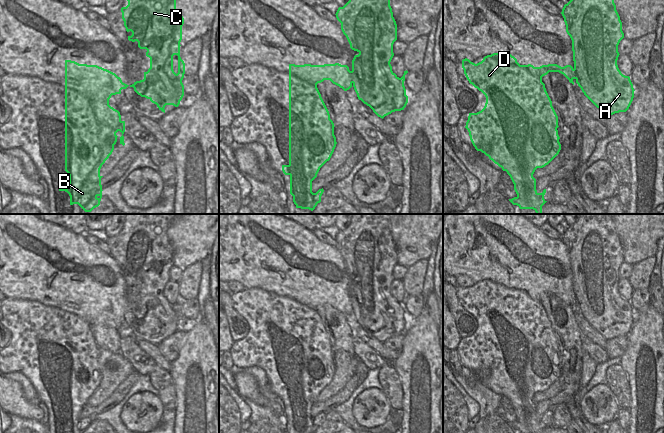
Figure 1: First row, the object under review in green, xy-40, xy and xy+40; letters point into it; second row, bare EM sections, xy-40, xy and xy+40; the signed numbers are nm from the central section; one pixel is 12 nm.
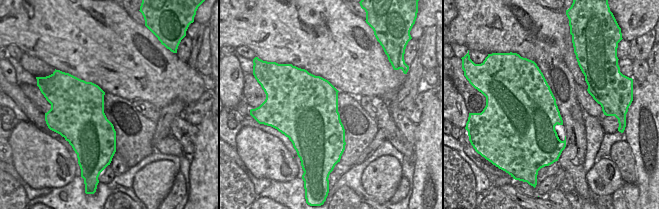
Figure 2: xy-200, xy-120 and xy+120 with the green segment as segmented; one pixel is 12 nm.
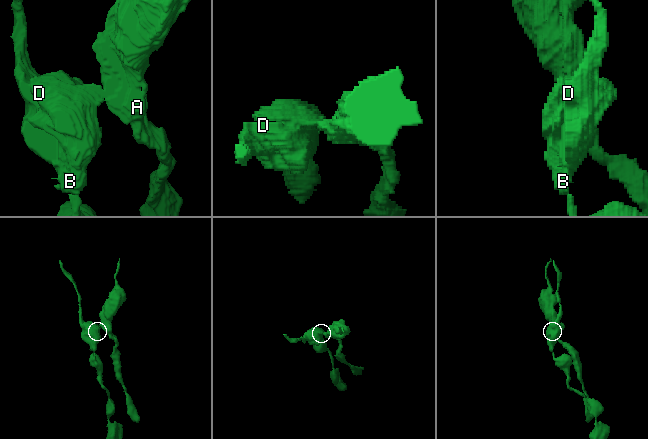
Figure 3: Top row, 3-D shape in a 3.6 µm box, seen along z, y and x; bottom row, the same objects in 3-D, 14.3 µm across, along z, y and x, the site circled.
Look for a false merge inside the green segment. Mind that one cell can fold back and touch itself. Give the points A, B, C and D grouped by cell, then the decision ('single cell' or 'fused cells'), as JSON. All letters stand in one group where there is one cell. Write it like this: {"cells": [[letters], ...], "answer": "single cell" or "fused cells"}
{"cells": [["A", "C"], ["B", "D"]], "answer": "fused cells"}

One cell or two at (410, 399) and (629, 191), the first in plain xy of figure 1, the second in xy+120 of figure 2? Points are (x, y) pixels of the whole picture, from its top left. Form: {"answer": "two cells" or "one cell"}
{"answer": "two cells"}

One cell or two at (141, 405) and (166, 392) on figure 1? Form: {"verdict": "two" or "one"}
{"verdict": "one"}

